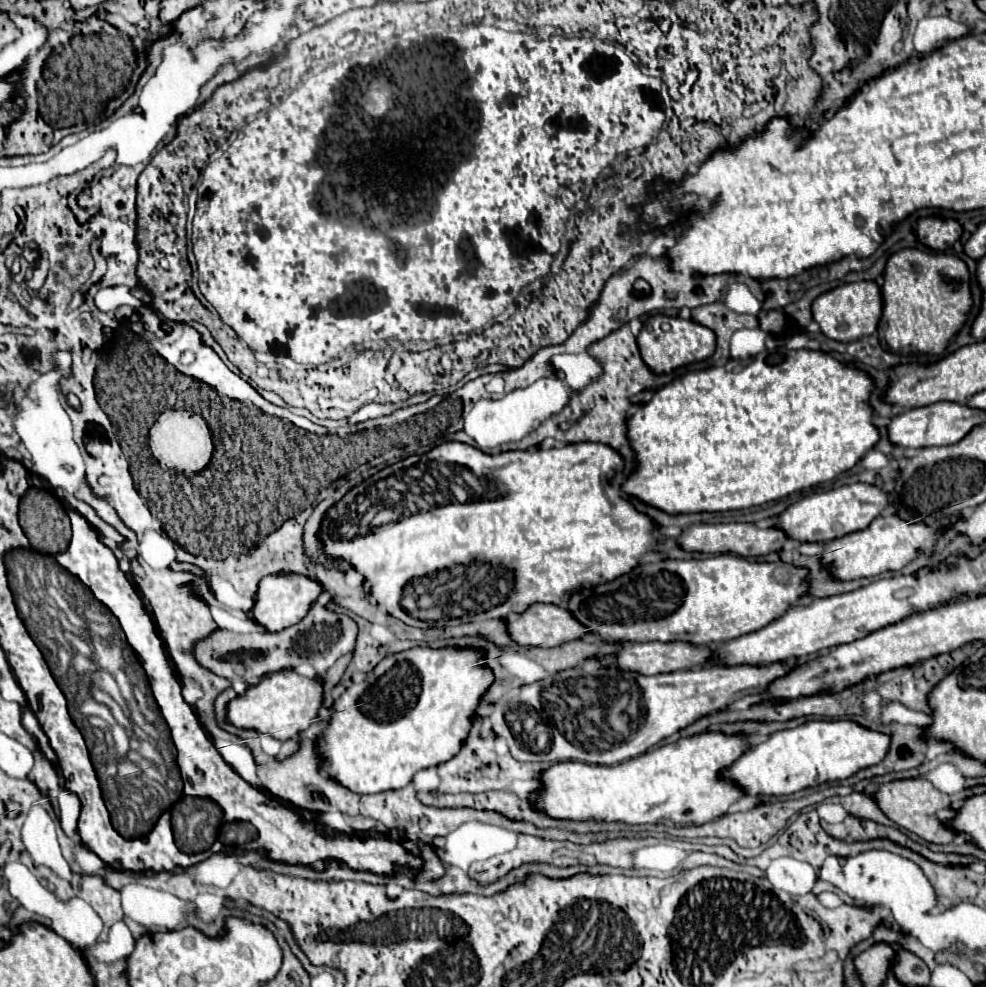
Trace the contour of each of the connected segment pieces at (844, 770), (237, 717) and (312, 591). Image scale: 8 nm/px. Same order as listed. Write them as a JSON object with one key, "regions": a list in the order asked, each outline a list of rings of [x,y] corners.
{"regions":[[[[810,720],[768,736],[766,742],[742,754],[722,774],[738,782],[746,794],[794,794],[802,788],[850,778],[862,768],[880,764],[890,750],[890,740],[890,734],[864,728],[854,720]]],[[[280,670],[250,686],[244,696],[238,696],[228,706],[228,720],[238,728],[254,728],[278,740],[296,738],[320,720],[318,712],[324,704],[324,684],[318,678],[306,678],[294,670]]],[[[290,572],[290,574],[270,574],[270,576],[260,580],[252,618],[270,632],[284,630],[288,626],[298,624],[310,612],[310,606],[318,600],[318,596],[322,592],[324,592],[322,584],[318,580],[308,578],[308,576],[294,574],[294,572]]]]}

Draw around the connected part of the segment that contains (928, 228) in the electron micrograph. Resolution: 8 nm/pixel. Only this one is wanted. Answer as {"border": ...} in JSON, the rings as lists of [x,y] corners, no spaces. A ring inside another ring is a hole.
{"border":[[[926,216],[918,220],[916,234],[924,246],[932,250],[946,250],[960,238],[962,226],[954,218]]]}

